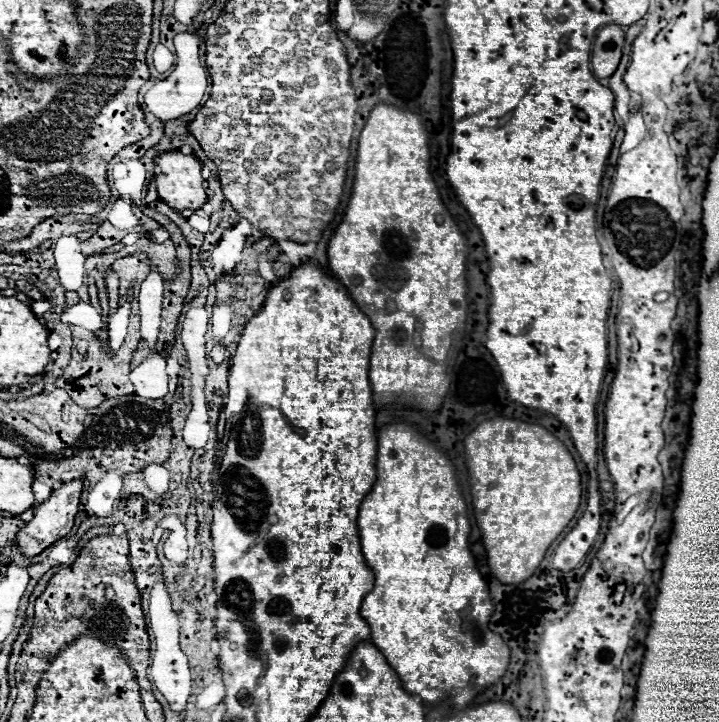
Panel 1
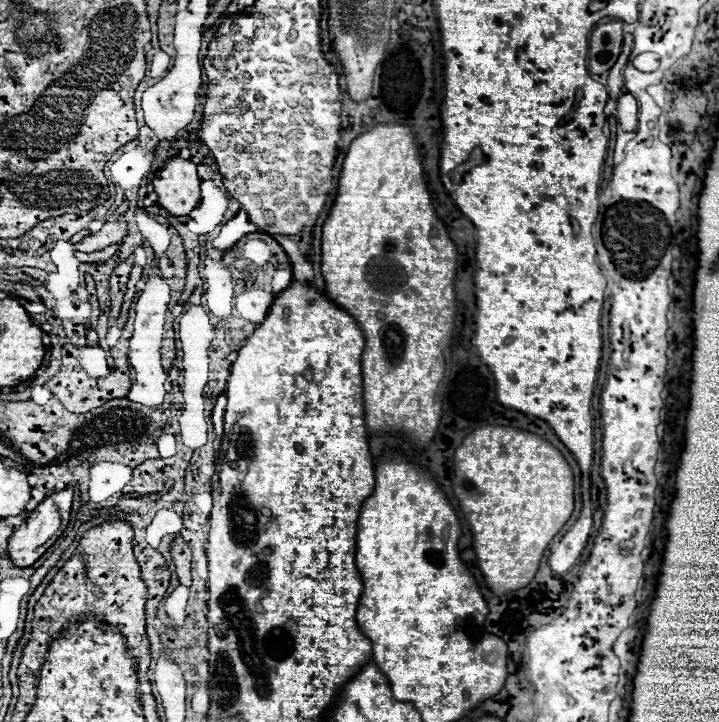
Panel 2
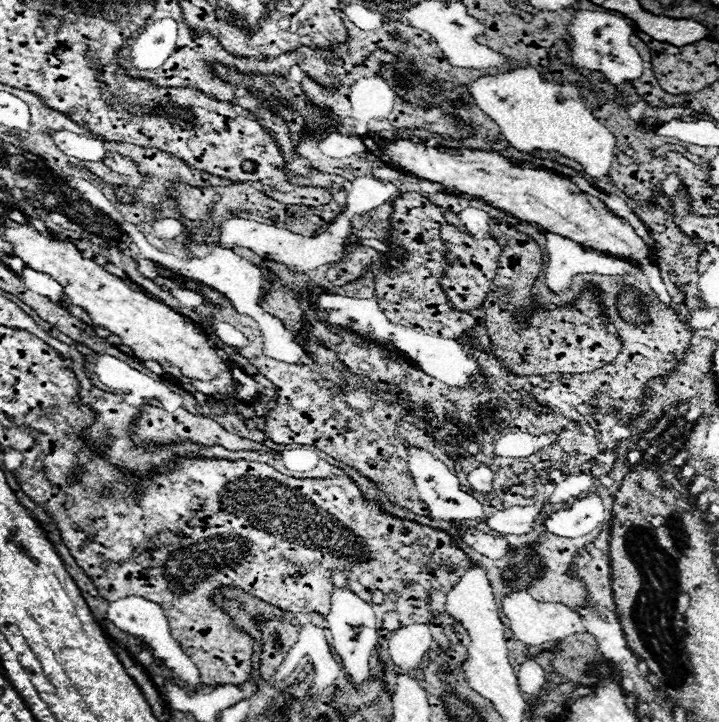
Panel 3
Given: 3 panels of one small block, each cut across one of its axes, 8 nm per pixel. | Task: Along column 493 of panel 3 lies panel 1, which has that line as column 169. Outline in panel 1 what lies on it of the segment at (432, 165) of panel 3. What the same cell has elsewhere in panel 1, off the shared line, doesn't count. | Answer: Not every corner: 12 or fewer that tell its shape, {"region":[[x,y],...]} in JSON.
{"region":[[162,152],[156,188],[174,210],[206,204],[196,156]]}

